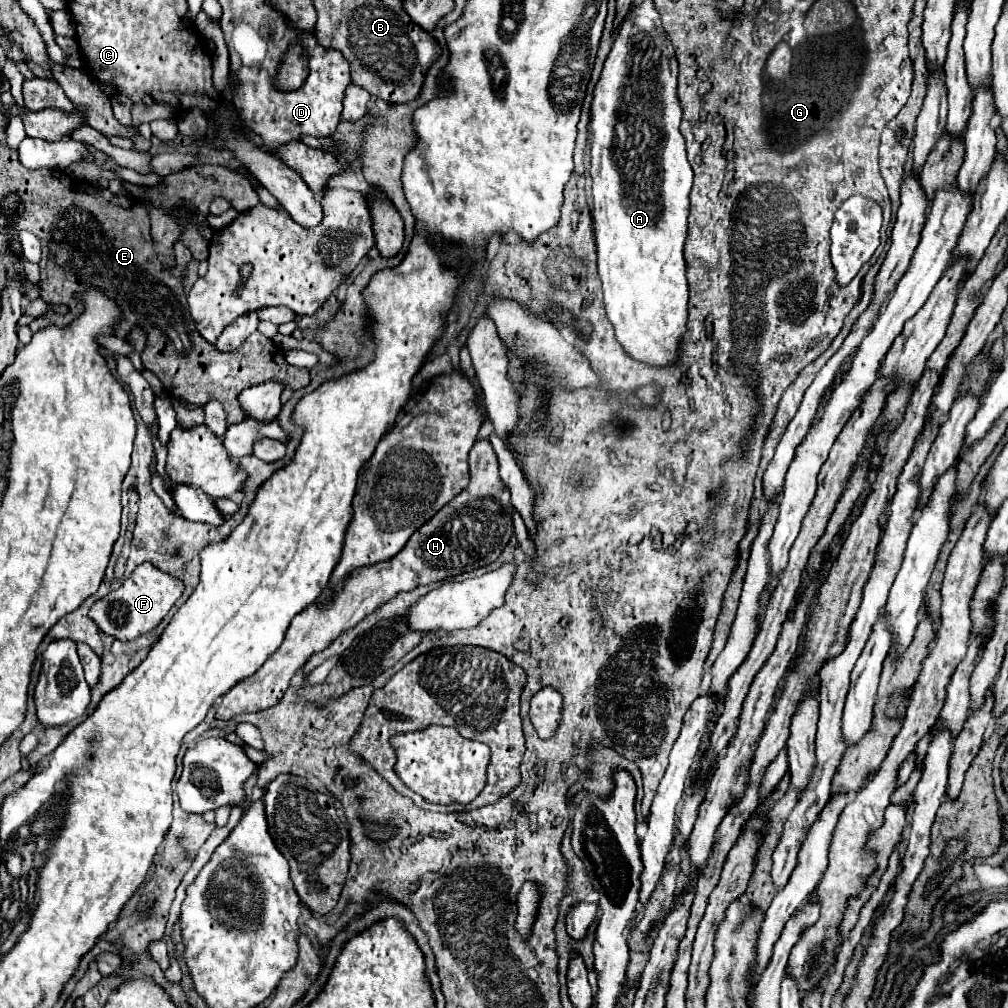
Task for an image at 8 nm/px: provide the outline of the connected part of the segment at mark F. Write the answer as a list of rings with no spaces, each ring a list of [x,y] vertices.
[[[144,562],[124,580],[124,584],[118,590],[96,600],[88,616],[96,622],[96,626],[104,634],[118,638],[122,642],[130,642],[140,634],[146,634],[152,628],[156,628],[162,622],[162,618],[168,614],[168,610],[174,606],[174,602],[182,596],[182,592],[184,592],[182,582],[170,578],[170,574],[158,570],[156,566]]]

